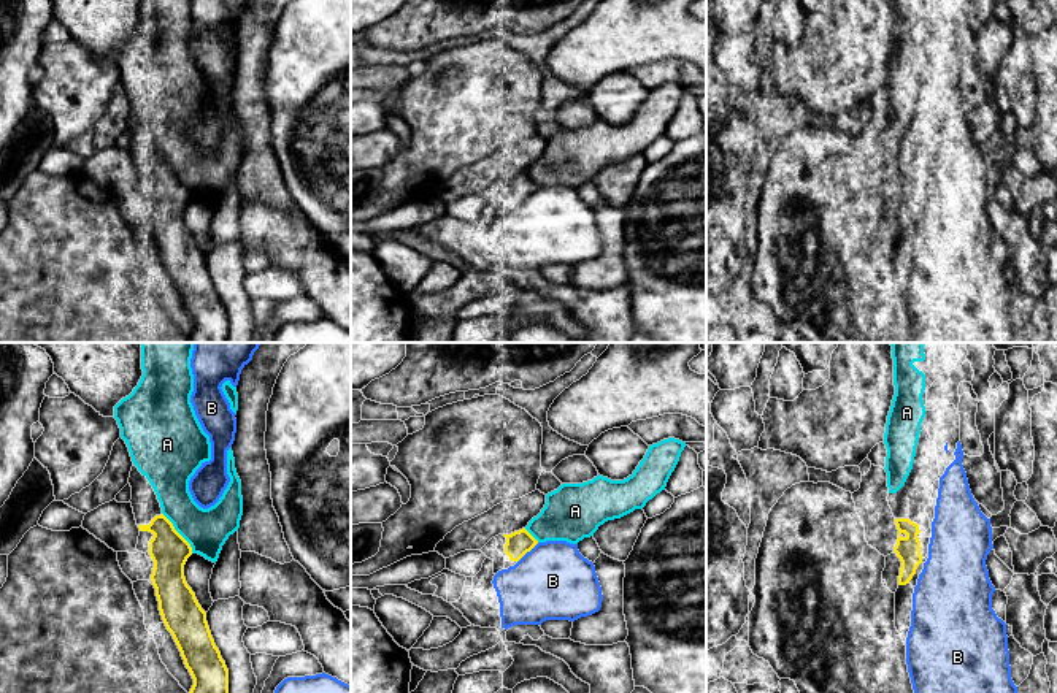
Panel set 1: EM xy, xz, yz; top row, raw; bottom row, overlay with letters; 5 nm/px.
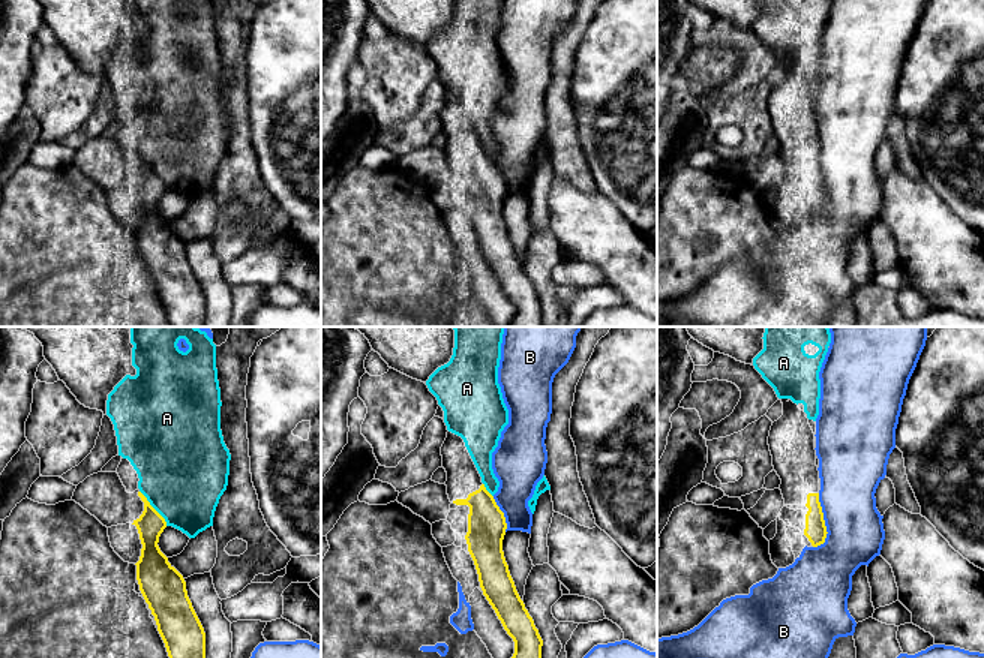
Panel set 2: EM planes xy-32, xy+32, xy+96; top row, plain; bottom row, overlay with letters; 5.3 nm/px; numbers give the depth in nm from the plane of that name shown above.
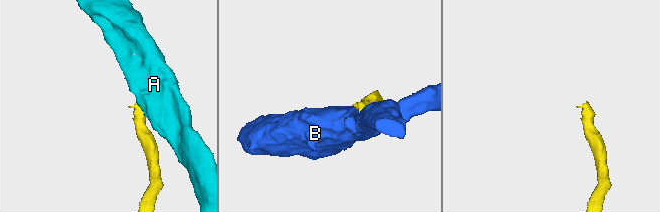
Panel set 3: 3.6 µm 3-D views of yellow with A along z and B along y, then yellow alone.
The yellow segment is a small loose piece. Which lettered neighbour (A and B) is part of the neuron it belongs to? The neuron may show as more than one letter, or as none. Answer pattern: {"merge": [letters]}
{"merge": []}

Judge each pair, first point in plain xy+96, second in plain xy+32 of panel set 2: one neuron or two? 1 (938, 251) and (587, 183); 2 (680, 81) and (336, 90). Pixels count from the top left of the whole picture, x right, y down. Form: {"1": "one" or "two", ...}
{"1": "two", "2": "two"}

